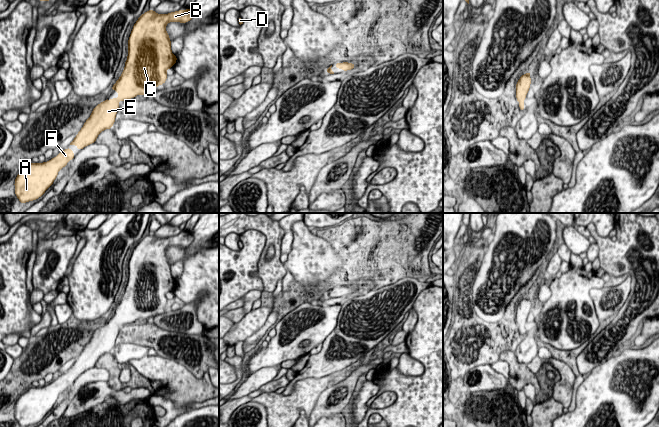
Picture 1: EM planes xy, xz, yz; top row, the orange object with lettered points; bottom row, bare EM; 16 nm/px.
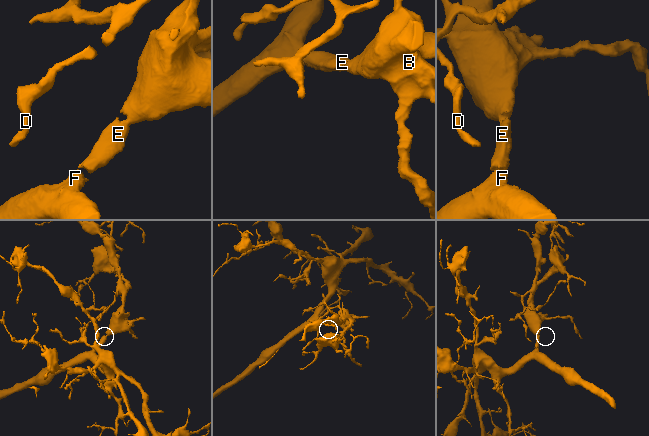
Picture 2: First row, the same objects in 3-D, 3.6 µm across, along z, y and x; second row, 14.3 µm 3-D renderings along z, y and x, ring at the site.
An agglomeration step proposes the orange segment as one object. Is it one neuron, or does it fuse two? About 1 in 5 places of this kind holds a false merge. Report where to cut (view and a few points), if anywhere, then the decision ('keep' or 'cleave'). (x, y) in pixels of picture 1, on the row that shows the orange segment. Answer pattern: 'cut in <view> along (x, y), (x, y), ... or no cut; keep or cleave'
no cut; keep

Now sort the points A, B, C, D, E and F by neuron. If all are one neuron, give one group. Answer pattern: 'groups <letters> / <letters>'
groups A B C D E F

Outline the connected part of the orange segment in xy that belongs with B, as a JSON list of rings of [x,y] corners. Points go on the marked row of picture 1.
[[[190,8],[168,14],[157,14],[150,9],[137,19],[128,40],[128,56],[124,64],[125,68],[119,79],[111,87],[118,92],[118,97],[110,100],[107,98],[95,106],[90,117],[70,145],[76,145],[78,150],[82,150],[84,147],[95,143],[98,135],[106,129],[111,129],[115,123],[120,101],[134,98],[140,94],[147,95],[166,82],[168,76],[166,70],[171,69],[177,61],[177,57],[171,50],[171,40],[166,31],[166,26],[170,22],[187,23],[193,17],[194,13]]]

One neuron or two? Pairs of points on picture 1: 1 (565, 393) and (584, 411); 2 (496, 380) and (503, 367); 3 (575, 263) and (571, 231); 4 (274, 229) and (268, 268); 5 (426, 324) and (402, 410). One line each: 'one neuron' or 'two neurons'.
1: two neurons
2: one neuron
3: two neurons
4: one neuron
5: one neuron

